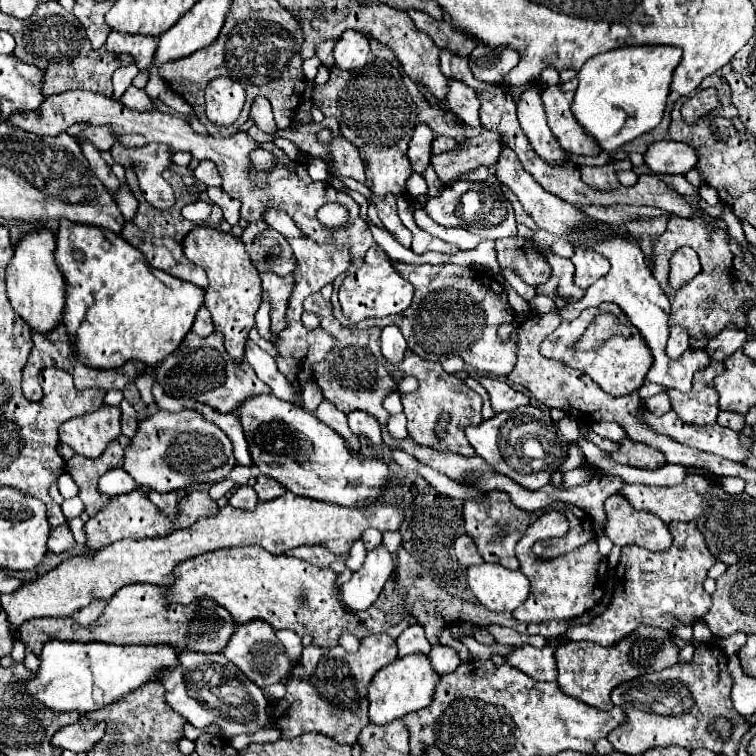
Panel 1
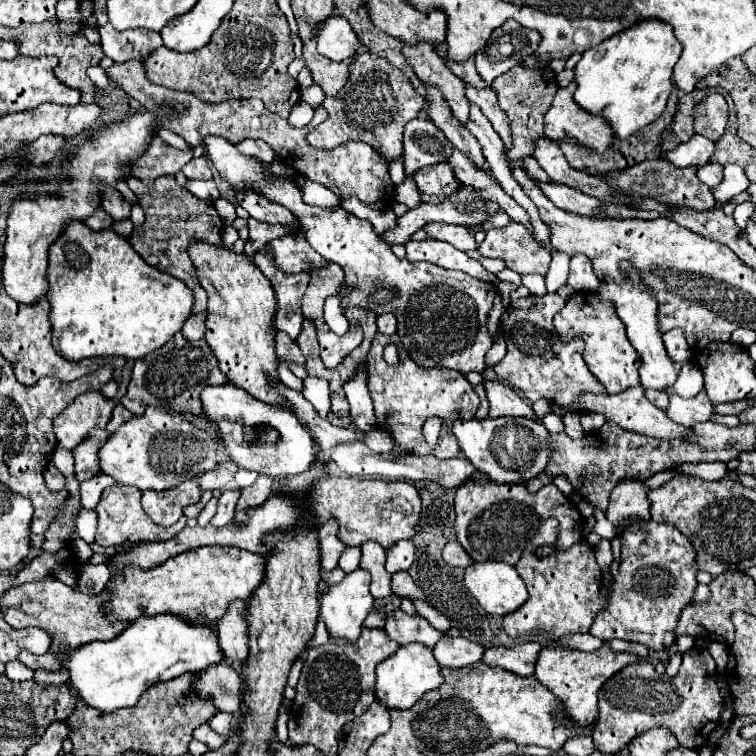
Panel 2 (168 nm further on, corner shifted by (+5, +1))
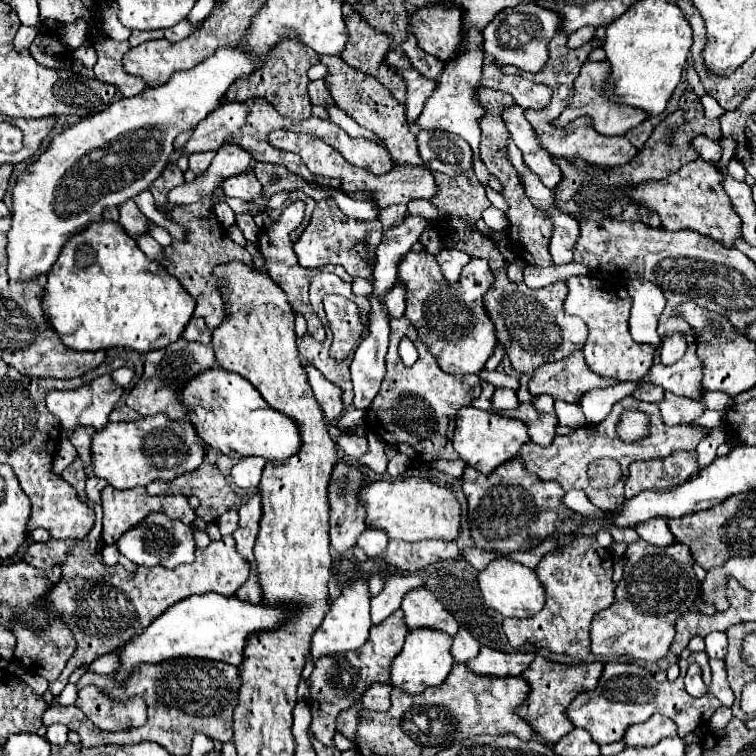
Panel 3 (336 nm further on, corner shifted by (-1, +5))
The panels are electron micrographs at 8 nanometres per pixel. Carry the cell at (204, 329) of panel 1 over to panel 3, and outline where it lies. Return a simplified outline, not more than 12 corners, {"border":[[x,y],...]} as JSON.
{"border":[[191,318],[183,338],[209,344],[205,320]]}

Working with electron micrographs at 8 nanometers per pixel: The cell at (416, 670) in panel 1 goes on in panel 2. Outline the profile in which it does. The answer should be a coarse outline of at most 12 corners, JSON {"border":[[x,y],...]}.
{"border":[[401,646],[377,666],[375,696],[411,708],[443,684],[429,646]]}

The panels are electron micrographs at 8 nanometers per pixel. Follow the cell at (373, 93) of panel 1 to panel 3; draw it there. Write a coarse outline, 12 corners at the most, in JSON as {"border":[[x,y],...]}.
{"border":[[389,50],[385,64],[407,86],[405,116],[413,124],[437,84],[423,78],[405,54]]}

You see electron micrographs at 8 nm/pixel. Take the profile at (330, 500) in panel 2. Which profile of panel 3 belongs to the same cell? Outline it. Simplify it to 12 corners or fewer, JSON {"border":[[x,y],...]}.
{"border":[[417,476],[359,490],[391,540],[459,536],[455,496]]}

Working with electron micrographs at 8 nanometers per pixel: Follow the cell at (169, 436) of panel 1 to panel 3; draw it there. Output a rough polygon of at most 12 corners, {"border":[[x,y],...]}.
{"border":[[189,420],[109,422],[95,476],[129,490],[195,470],[207,448]]}

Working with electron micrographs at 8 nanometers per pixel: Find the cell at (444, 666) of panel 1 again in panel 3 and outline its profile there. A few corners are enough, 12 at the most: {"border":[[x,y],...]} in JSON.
{"border":[[463,628],[453,636],[455,662],[469,662],[479,654],[479,642]]}

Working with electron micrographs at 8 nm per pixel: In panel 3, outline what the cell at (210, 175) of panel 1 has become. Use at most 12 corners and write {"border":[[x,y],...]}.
{"border":[[213,152],[189,156],[189,170],[197,176],[209,168]]}

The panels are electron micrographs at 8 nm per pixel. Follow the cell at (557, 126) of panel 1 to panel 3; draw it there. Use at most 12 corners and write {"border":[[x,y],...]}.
{"border":[[585,62],[569,106],[553,122],[589,116],[603,136],[623,136],[645,120],[641,110],[603,96],[607,62]]}

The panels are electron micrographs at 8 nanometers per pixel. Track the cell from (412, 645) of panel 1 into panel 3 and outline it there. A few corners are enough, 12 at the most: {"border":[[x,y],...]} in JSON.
{"border":[[427,588],[411,590],[401,610],[409,630],[455,636],[457,620]]}

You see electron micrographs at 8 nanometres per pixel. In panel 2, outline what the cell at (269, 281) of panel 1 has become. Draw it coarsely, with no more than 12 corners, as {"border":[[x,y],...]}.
{"border":[[267,250],[253,256],[277,294],[277,330],[303,330],[301,296],[311,274],[285,274]]}

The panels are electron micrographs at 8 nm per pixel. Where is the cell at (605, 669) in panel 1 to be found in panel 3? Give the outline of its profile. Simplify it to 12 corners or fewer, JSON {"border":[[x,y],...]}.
{"border":[[535,656],[521,674],[531,694],[517,710],[547,742],[575,726],[569,702],[593,690],[603,662]]}

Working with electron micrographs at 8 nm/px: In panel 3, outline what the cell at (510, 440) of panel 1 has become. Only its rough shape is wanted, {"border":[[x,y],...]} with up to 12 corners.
{"border":[[457,412],[453,446],[483,474],[529,442],[521,420]]}

